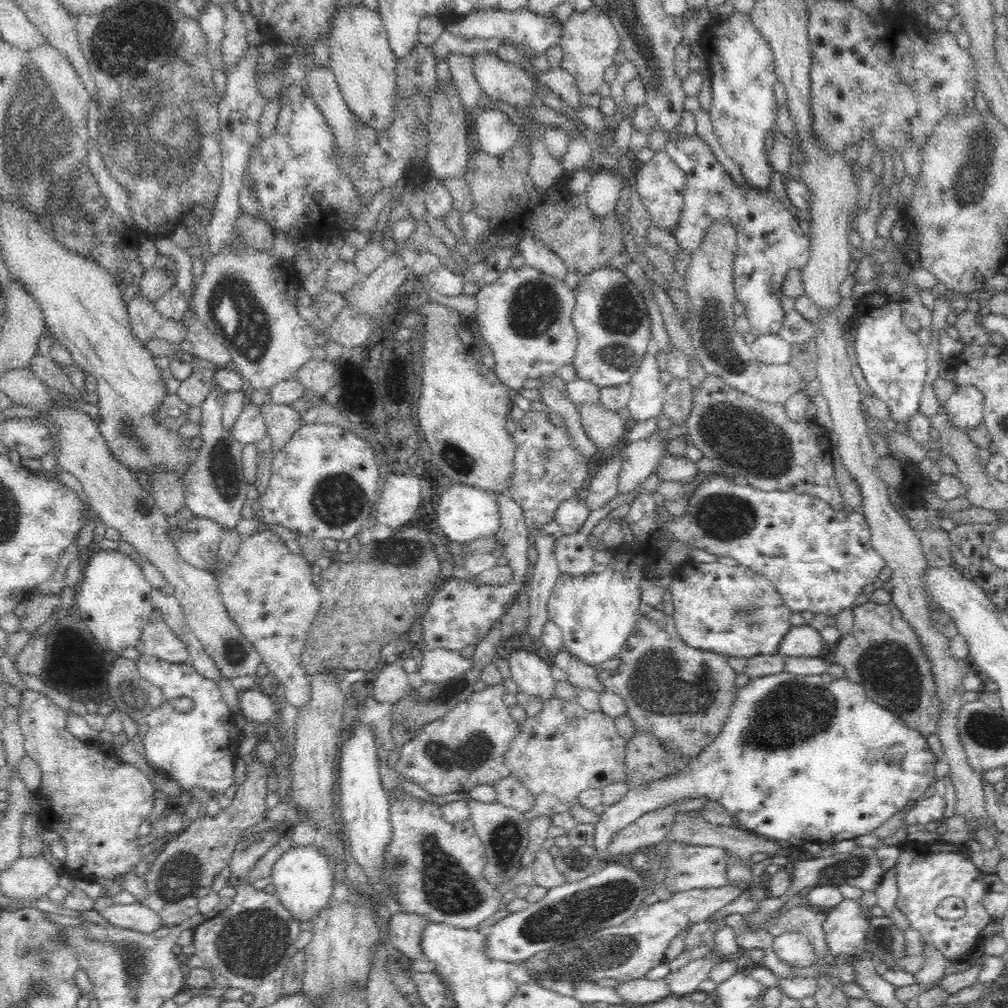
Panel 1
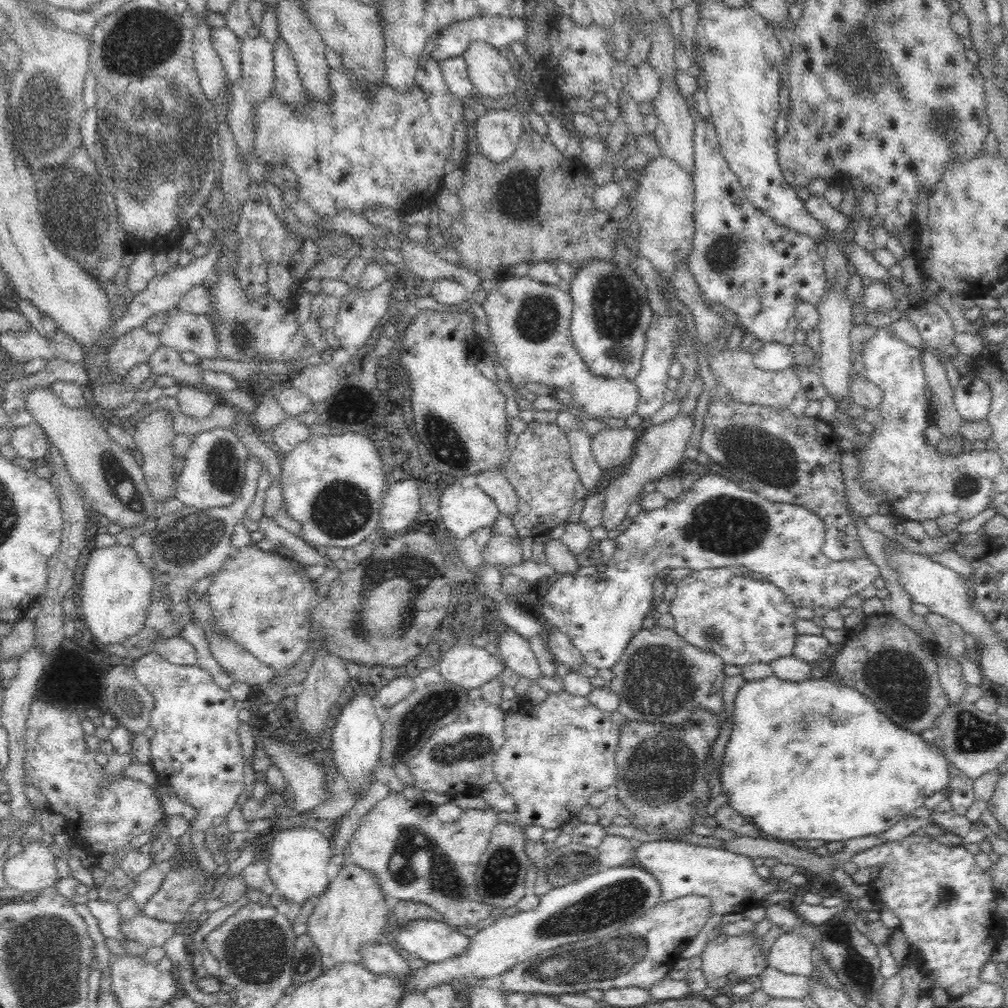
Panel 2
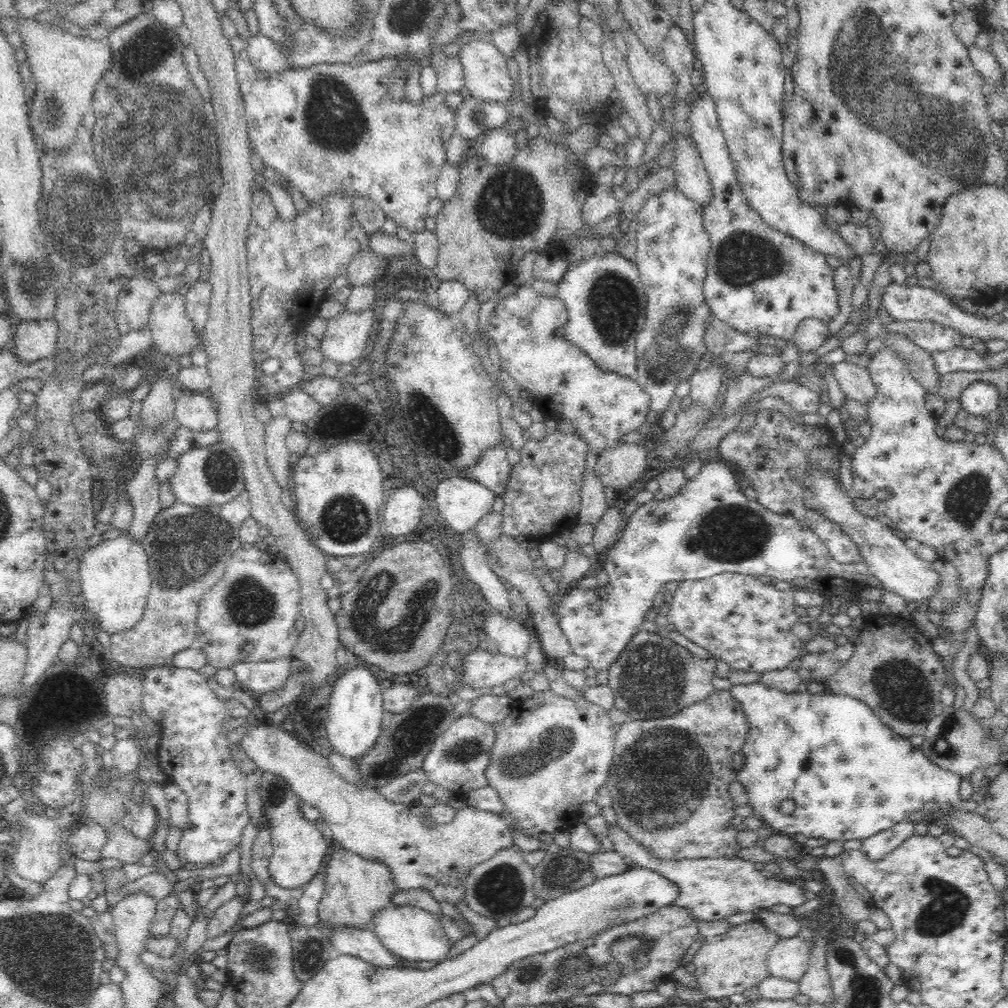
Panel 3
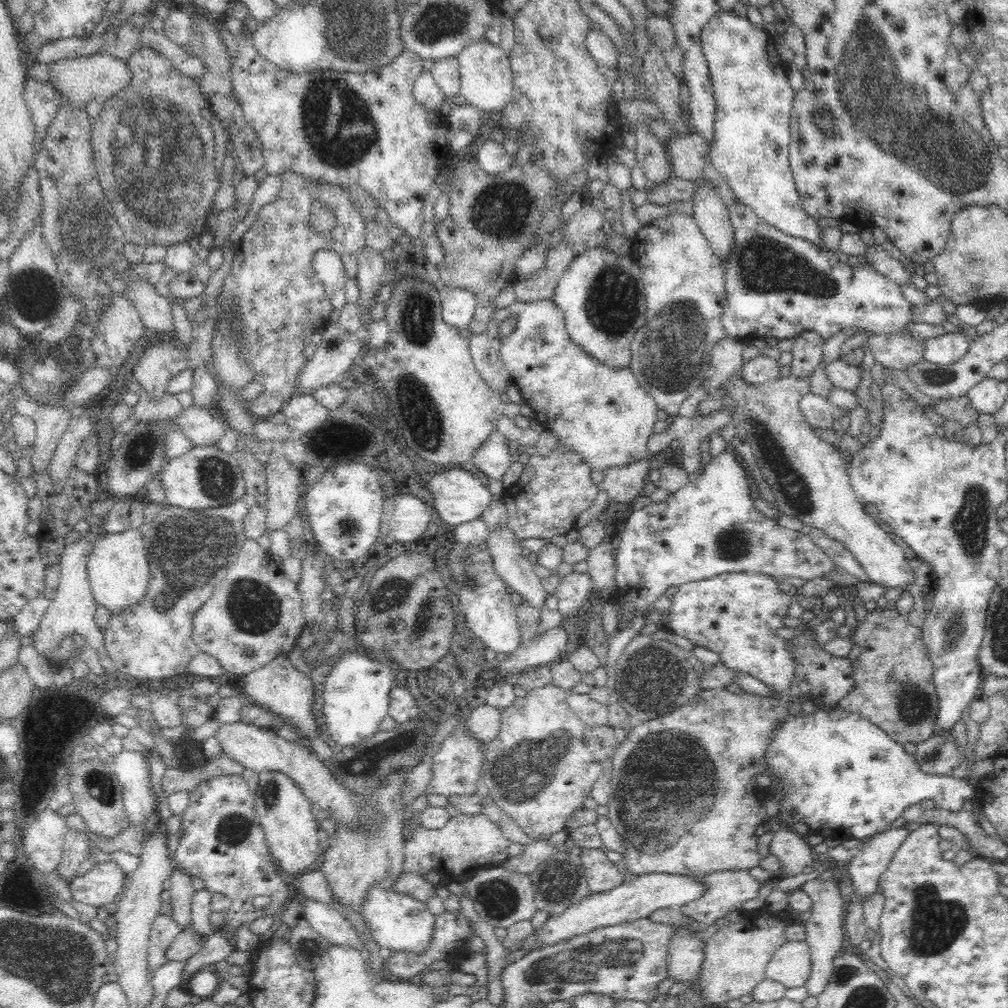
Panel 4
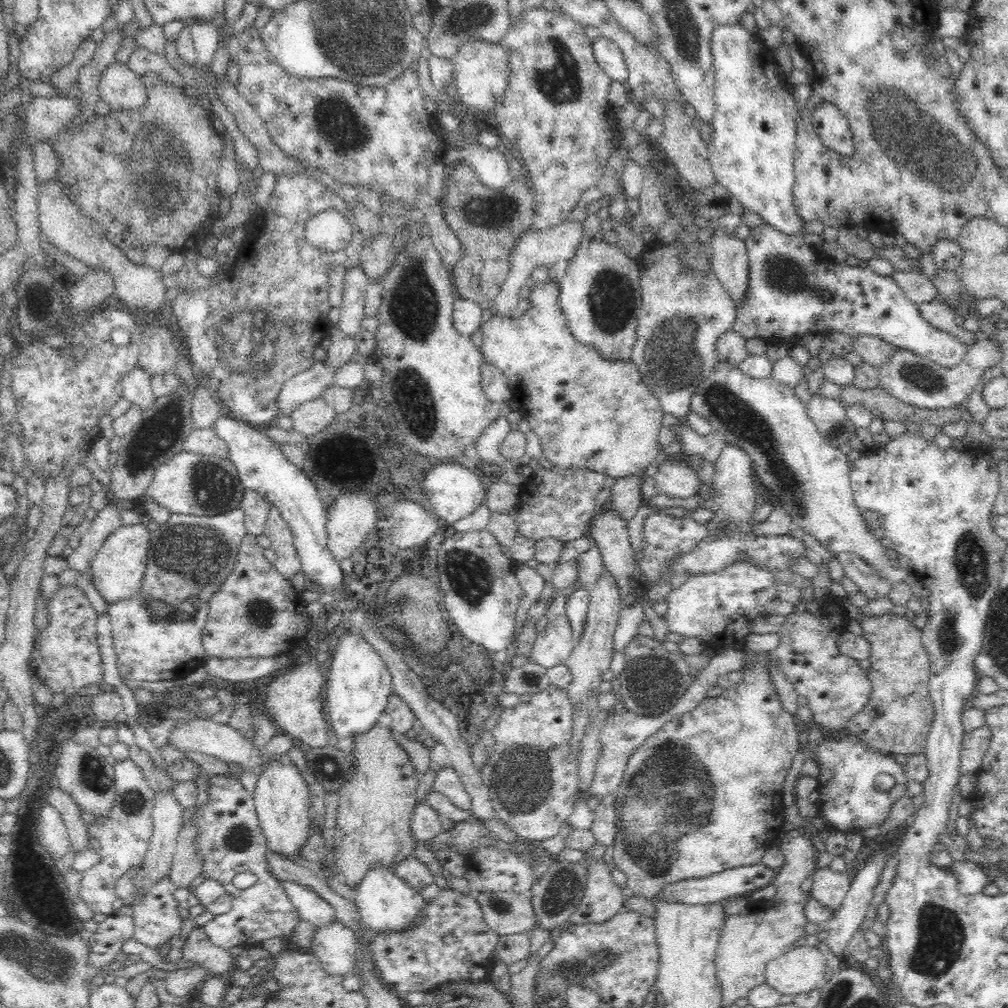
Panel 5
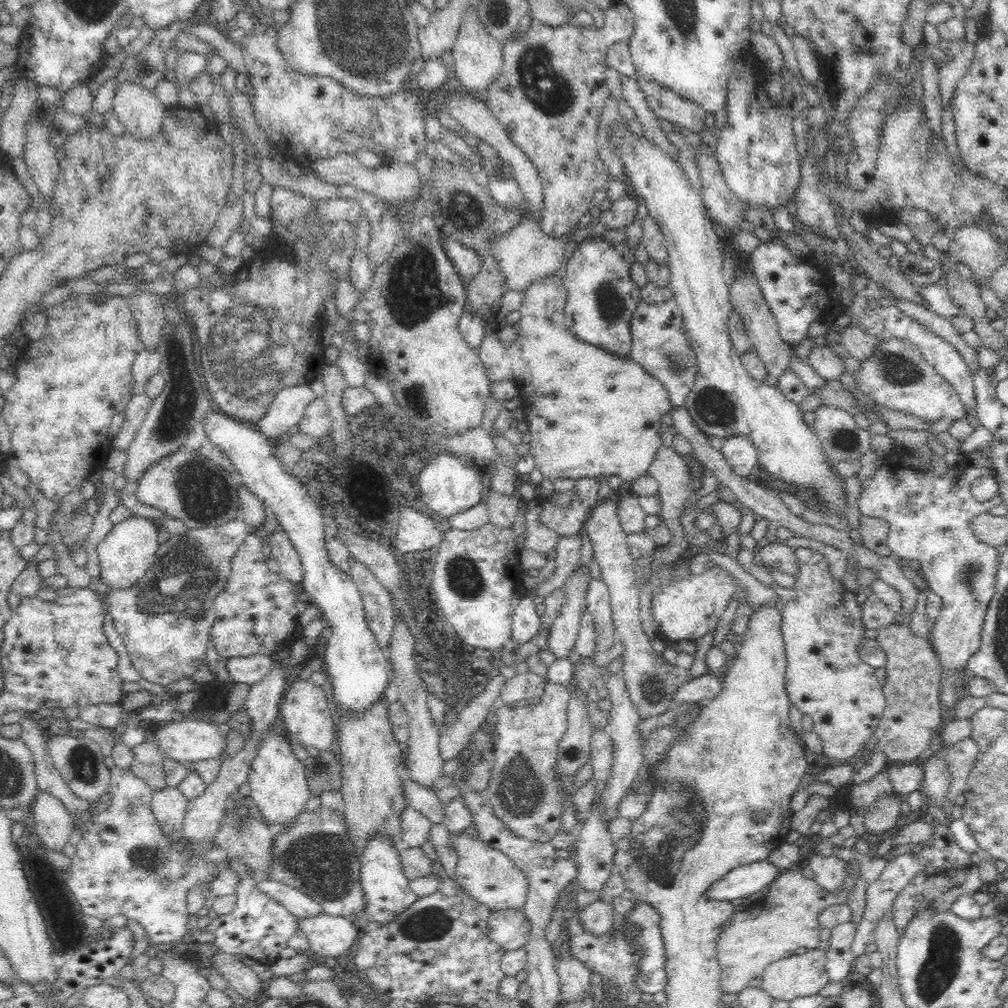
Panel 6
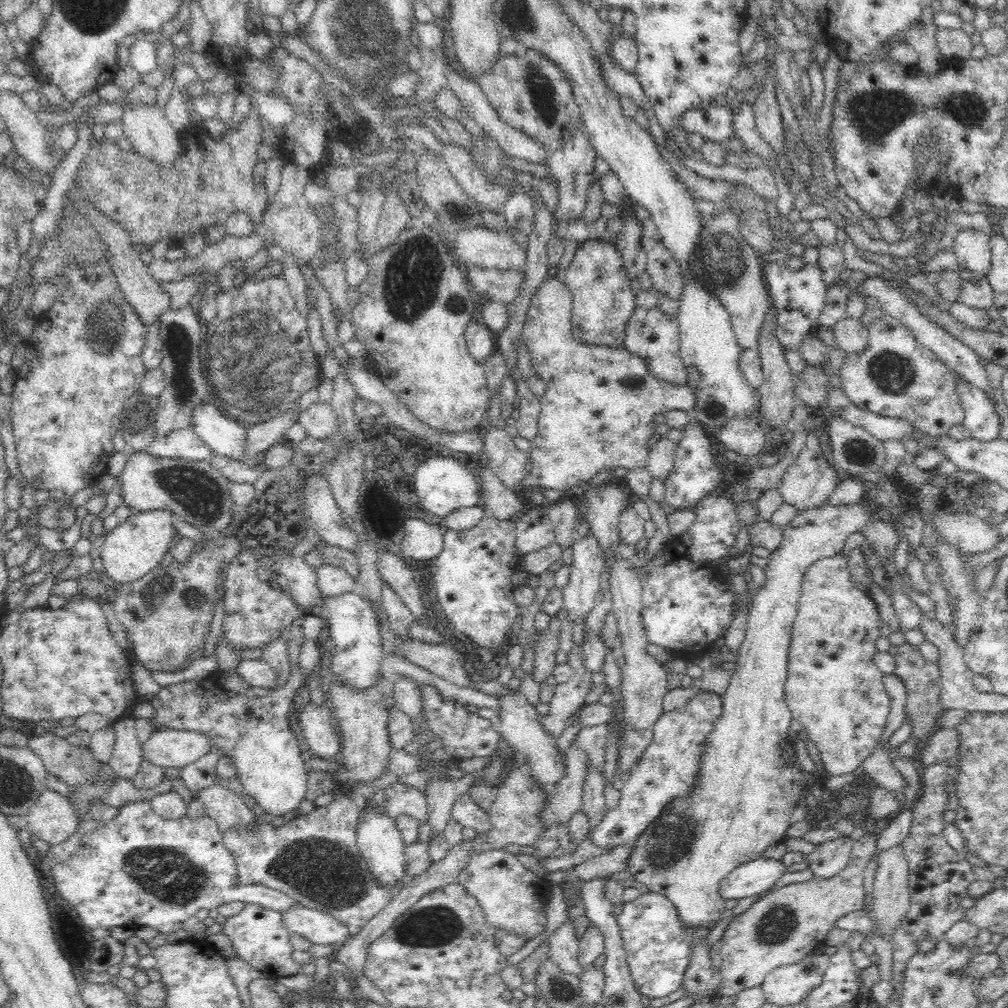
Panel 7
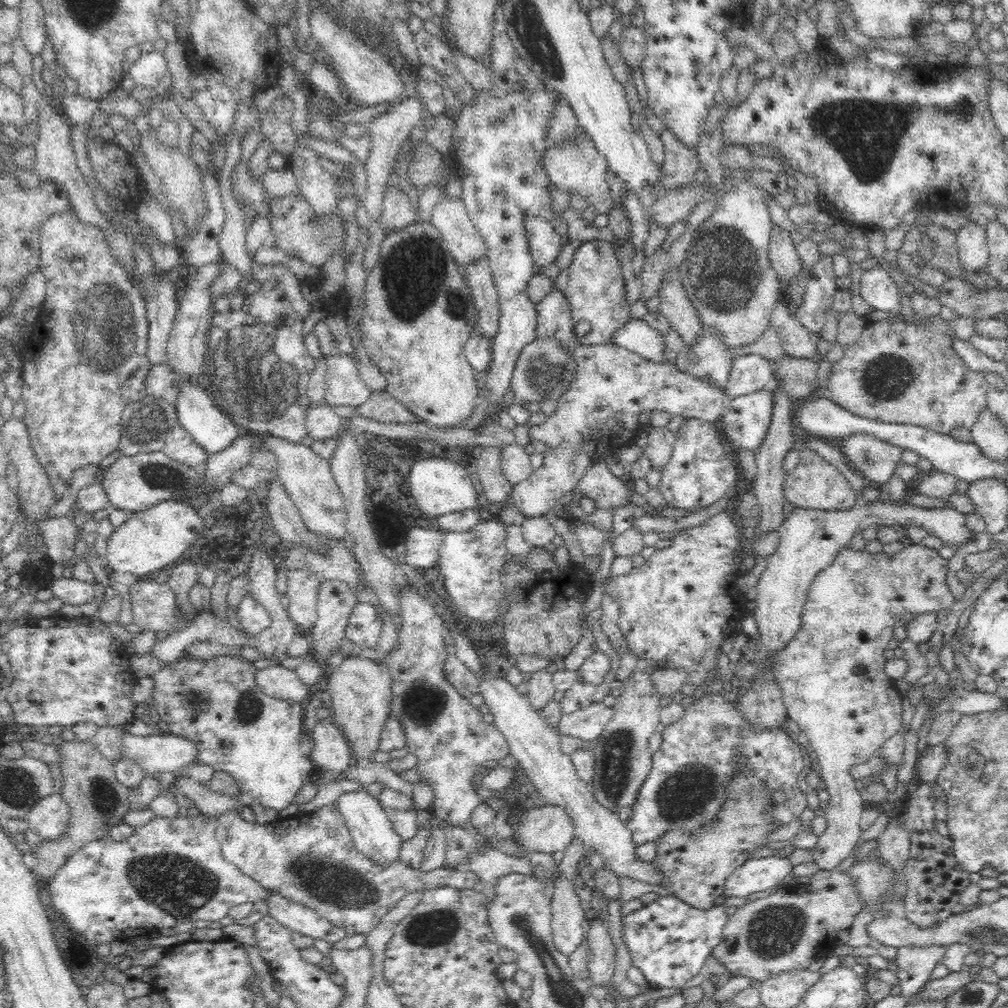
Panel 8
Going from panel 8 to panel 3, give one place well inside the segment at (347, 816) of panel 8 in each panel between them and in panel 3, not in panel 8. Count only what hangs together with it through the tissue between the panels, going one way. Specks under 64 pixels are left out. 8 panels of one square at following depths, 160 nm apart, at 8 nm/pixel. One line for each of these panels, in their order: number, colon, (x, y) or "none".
3: (410, 934)
4: (397, 921)
5: (385, 902)
6: (386, 888)
7: (379, 842)

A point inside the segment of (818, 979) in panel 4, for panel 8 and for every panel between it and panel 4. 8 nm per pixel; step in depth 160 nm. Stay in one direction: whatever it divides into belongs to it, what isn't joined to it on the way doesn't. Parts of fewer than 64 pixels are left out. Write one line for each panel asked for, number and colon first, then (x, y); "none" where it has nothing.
5: (830, 888)
6: (829, 871)
7: (829, 858)
8: (832, 678)

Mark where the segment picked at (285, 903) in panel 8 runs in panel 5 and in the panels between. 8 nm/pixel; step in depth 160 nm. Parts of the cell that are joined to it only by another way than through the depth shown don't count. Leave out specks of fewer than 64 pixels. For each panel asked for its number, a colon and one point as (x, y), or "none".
5: (333, 945)
6: (332, 936)
7: (320, 928)

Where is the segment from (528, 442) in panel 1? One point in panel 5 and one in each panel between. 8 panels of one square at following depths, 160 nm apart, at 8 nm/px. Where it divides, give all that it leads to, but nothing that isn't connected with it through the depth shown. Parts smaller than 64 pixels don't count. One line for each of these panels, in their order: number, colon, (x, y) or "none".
2: (541, 471)
3: (542, 499)
4: (552, 492)
5: (556, 503)

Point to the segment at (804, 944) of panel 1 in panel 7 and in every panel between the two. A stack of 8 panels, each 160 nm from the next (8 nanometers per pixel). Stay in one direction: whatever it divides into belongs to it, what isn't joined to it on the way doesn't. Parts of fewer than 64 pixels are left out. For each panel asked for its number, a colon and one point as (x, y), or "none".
2: (791, 954)
3: (789, 959)
4: (791, 966)
5: (803, 969)
6: (797, 977)
7: (786, 986)

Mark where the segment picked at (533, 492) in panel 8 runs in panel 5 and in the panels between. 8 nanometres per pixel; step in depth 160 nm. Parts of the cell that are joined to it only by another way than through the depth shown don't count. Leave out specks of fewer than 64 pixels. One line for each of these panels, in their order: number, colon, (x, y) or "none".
5: (590, 413)
6: (592, 413)
7: (598, 413)

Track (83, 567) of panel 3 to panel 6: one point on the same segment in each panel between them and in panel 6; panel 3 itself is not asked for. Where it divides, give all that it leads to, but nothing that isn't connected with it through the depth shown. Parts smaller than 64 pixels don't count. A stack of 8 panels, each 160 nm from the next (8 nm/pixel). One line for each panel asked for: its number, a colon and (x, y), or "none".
4: (118, 570)
5: (118, 567)
6: (130, 549)

